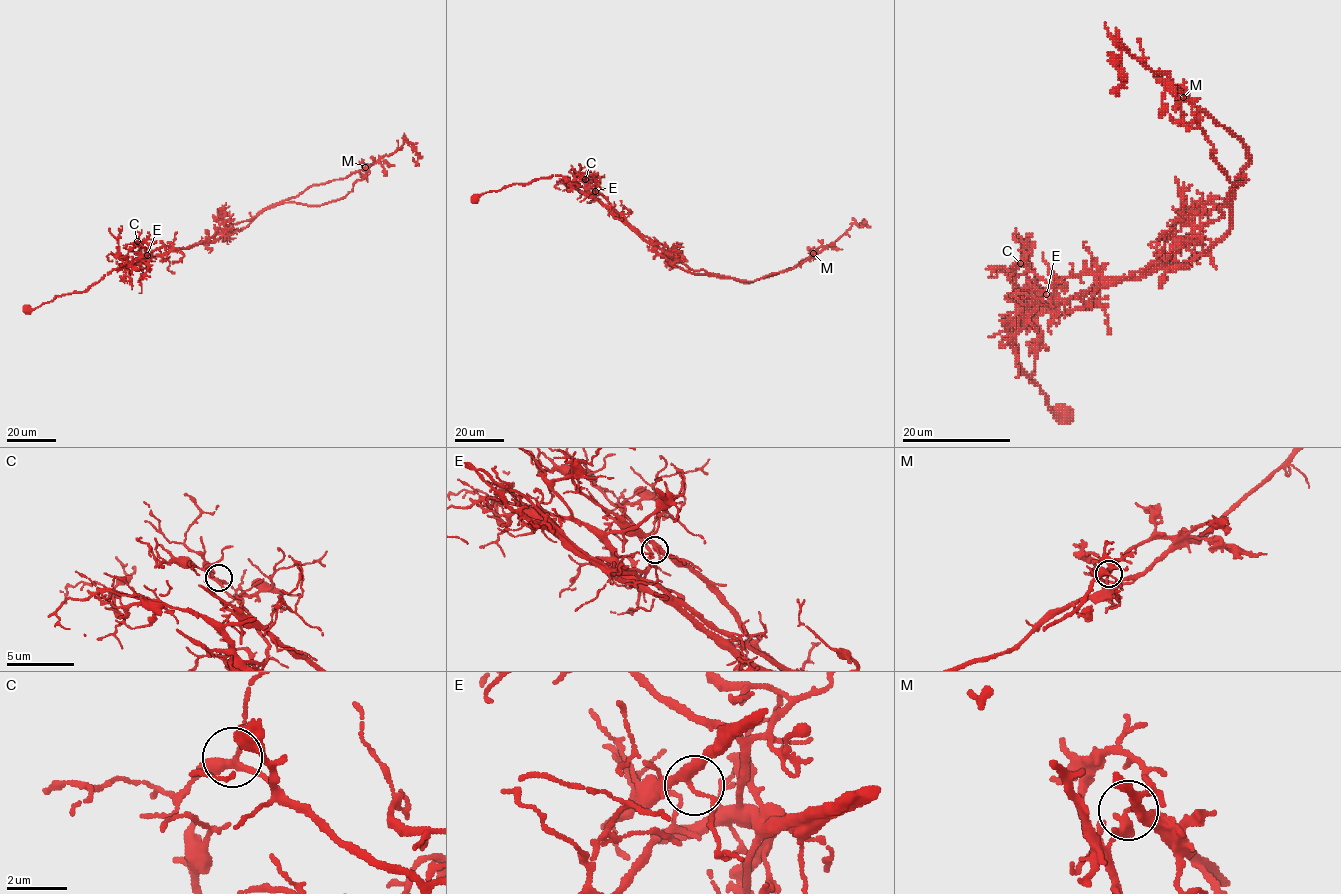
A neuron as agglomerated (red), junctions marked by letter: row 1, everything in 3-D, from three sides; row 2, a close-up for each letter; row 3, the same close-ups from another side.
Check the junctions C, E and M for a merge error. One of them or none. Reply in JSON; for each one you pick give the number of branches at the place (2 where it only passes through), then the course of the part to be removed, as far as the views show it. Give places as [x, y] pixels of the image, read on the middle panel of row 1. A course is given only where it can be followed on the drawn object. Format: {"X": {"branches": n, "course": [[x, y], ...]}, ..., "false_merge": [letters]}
{"M": {"branches": 3, "course": [[813, 253], [793, 267], [752, 281], [694, 274], [665, 259], [617, 214], [581, 193], [561, 176], [503, 187]]}, "false_merge": ["M"]}

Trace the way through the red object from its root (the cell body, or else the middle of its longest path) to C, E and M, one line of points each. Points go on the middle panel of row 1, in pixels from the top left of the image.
C: (475, 198), (553, 175), (593, 194), (585, 179)
E: (475, 198), (488, 191), (515, 184), (530, 184), (553, 175), (565, 177), (572, 184), (595, 191)
M: (475, 198), (515, 184), (560, 175), (690, 268), (743, 282), (795, 267), (813, 253)

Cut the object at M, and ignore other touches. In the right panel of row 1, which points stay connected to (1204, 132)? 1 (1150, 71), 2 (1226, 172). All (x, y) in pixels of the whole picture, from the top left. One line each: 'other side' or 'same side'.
1: other side
2: same side

